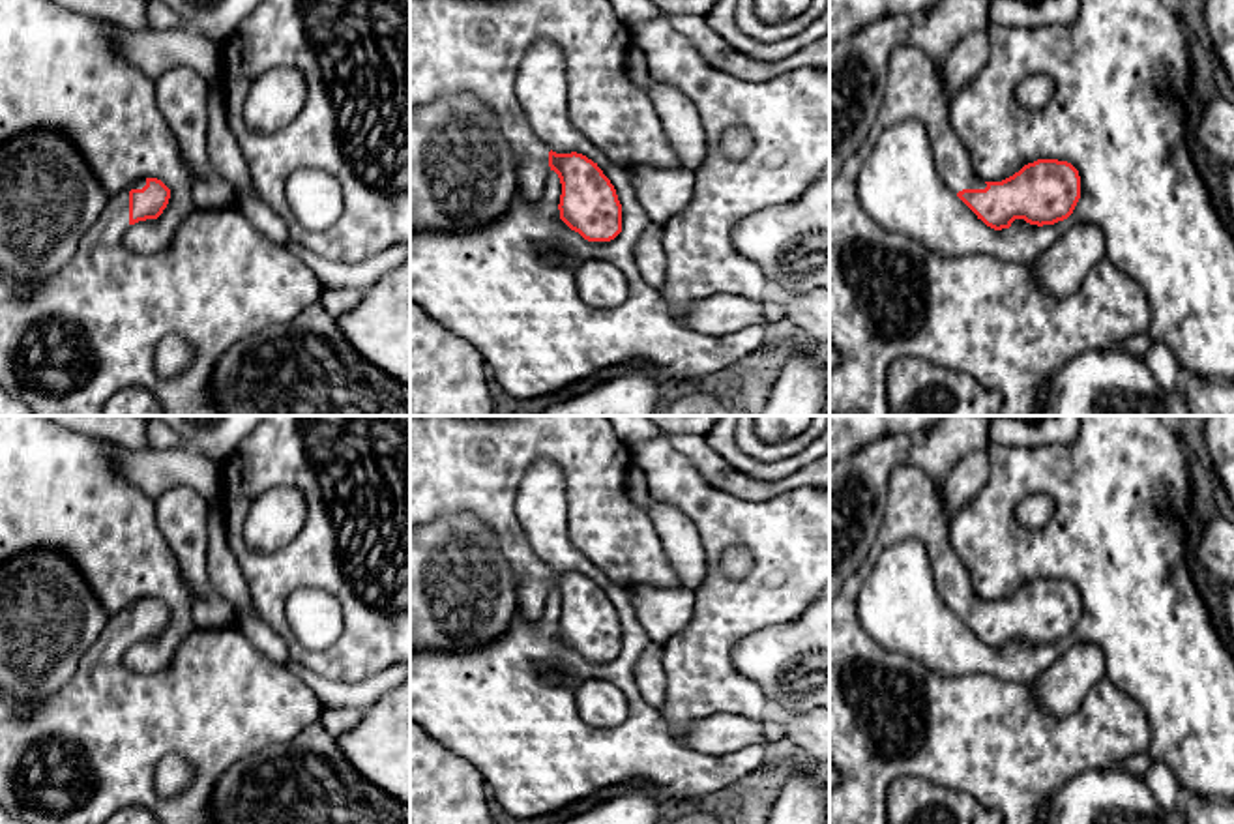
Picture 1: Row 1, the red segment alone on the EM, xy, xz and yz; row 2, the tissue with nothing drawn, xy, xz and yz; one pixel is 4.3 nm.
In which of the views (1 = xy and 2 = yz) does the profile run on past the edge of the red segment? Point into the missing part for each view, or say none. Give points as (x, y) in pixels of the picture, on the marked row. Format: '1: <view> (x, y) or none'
1: xy (92, 328)
2: yz (890, 298)

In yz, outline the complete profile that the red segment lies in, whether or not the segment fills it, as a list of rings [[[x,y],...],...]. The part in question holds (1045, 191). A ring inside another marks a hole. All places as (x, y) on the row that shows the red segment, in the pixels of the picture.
[[[914,45],[889,52],[886,96],[876,122],[861,148],[845,161],[830,184],[830,345],[839,363],[830,371],[830,416],[889,416],[888,375],[895,361],[918,358],[972,376],[979,386],[1002,397],[998,416],[1034,416],[1037,393],[1071,358],[1086,350],[1124,348],[1131,335],[1150,335],[1153,313],[1140,283],[1120,272],[1110,260],[1099,260],[1071,296],[1054,296],[1037,285],[1034,262],[1007,262],[991,255],[944,258],[919,242],[882,228],[858,202],[856,182],[874,140],[903,120],[919,120],[929,135],[936,169],[948,187],[994,230],[1009,228],[1015,219],[1030,225],[1054,225],[1067,219],[1080,199],[1079,170],[1058,159],[1037,159],[1002,182],[983,182],[949,116],[949,96],[938,66]]]

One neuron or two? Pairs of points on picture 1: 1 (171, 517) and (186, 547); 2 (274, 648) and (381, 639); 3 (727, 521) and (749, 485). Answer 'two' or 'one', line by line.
1: one
2: two
3: two

